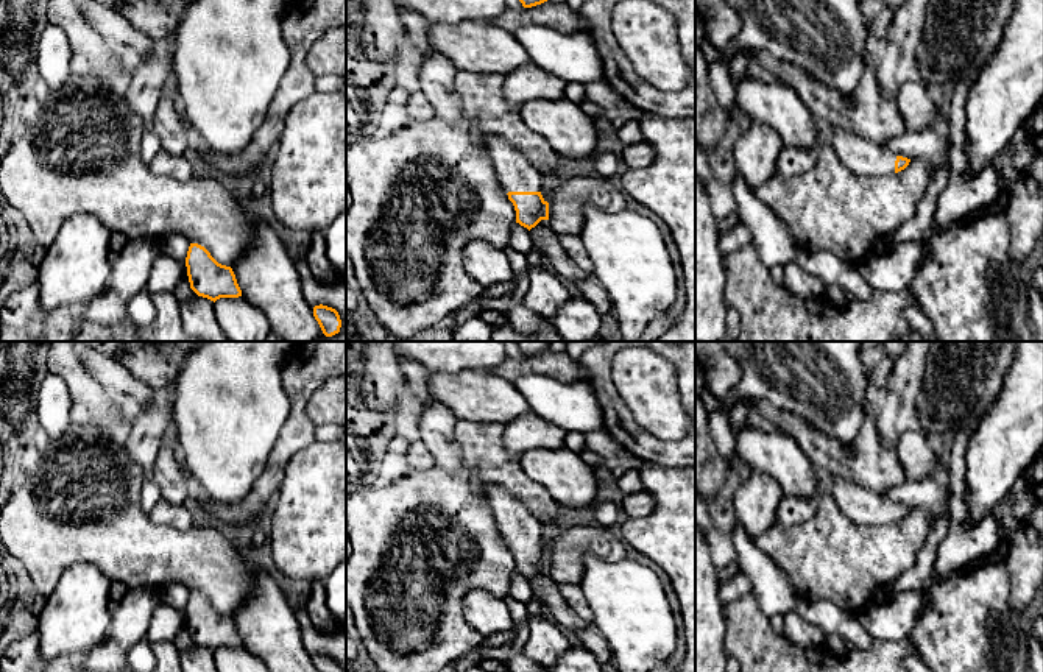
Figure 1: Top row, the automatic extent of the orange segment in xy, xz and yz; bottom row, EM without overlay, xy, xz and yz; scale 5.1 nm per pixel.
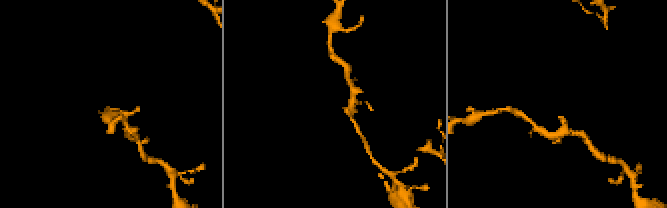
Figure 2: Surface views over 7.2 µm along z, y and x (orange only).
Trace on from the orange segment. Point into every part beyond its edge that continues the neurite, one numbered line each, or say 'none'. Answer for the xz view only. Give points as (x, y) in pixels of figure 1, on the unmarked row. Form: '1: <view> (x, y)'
1: xz (515, 521)

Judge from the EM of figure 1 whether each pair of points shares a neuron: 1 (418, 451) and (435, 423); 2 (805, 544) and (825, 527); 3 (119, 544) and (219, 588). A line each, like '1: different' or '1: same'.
1: different
2: same
3: same

